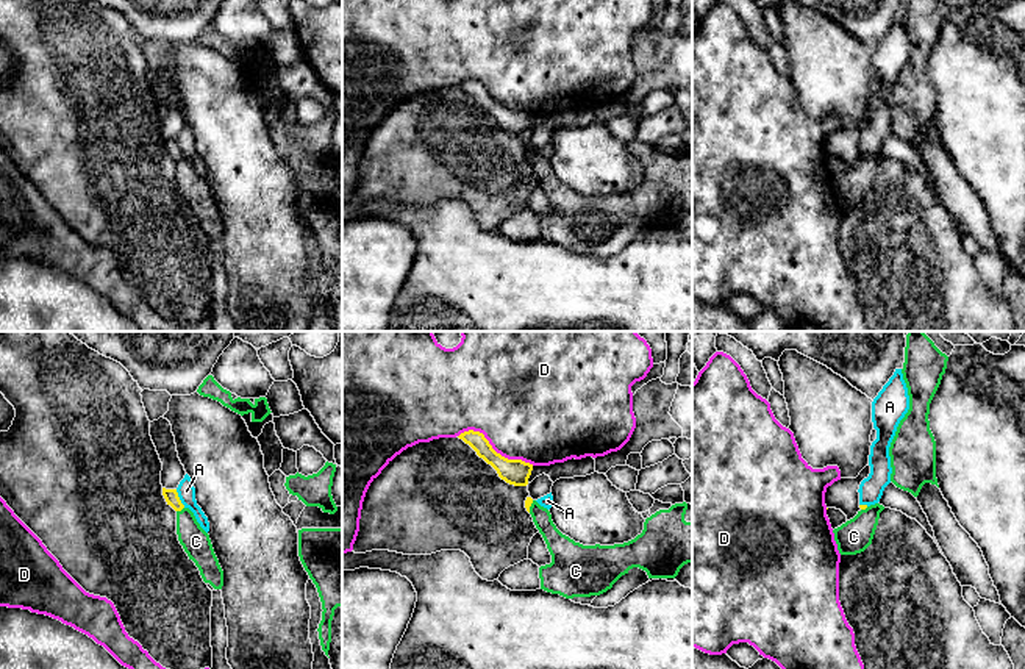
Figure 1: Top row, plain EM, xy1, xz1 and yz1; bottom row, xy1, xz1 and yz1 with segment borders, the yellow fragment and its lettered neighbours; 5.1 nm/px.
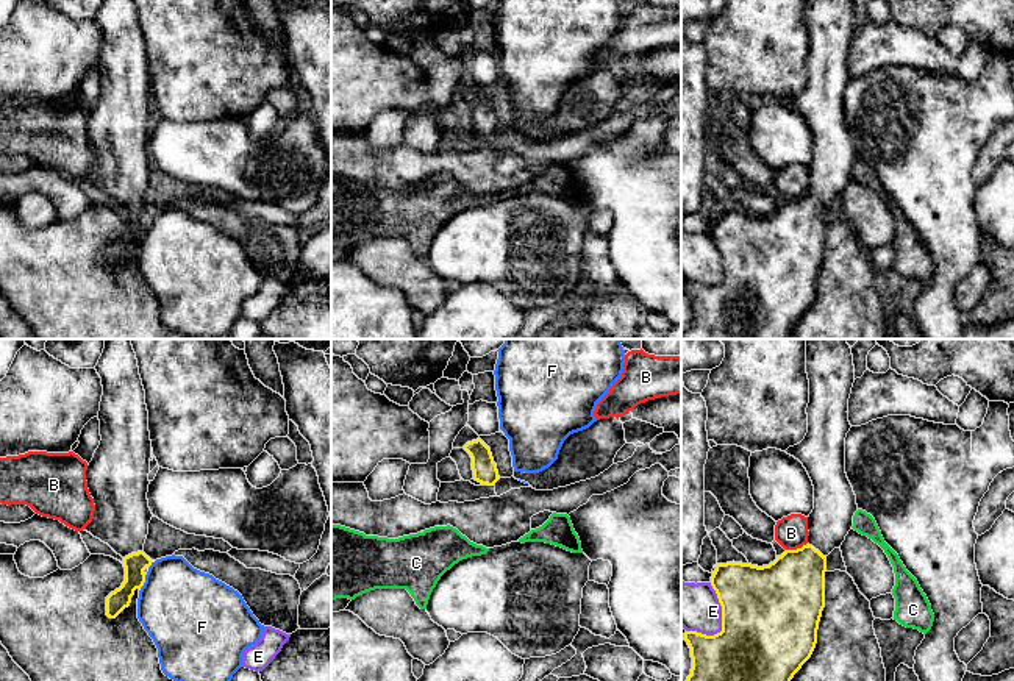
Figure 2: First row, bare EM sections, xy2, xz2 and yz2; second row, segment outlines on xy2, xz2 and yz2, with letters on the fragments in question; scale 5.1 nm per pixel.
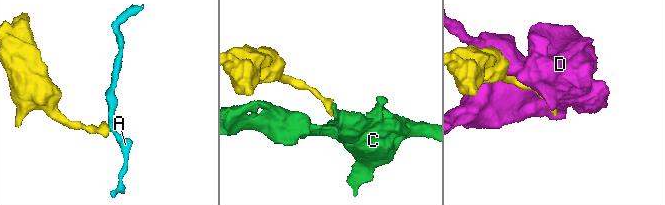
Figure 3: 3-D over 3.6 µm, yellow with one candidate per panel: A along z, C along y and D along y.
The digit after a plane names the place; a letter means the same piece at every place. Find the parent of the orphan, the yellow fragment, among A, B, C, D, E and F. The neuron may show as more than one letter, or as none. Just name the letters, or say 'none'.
none

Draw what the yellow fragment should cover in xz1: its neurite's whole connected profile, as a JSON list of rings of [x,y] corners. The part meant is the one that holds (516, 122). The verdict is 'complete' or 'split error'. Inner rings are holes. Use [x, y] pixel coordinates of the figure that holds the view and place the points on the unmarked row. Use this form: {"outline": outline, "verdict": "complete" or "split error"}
{"outline": [[[469,80],[461,83],[458,88],[469,94],[480,108],[491,114],[497,120],[498,127],[506,133],[514,136],[528,134],[533,114],[522,109],[508,109],[502,106],[492,98],[489,91],[480,81]]], "verdict": "complete"}

